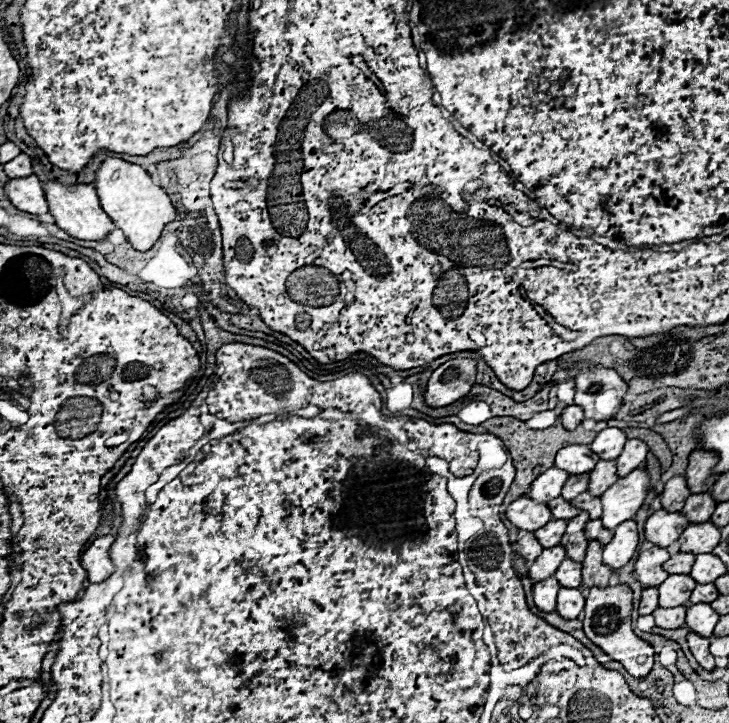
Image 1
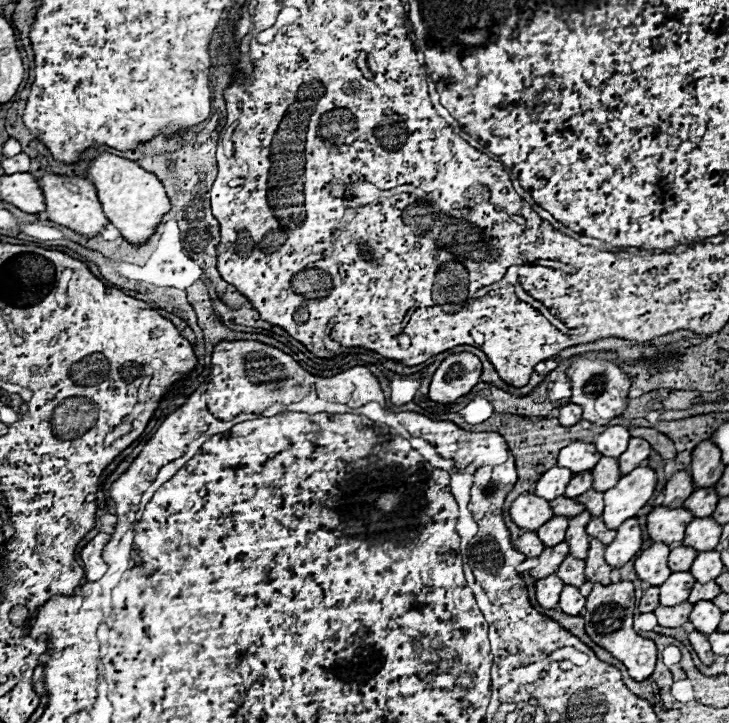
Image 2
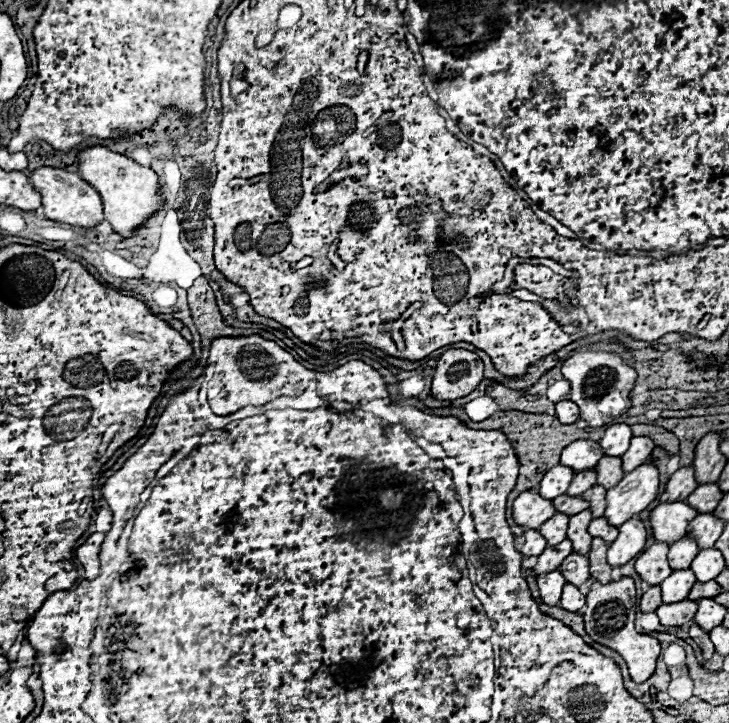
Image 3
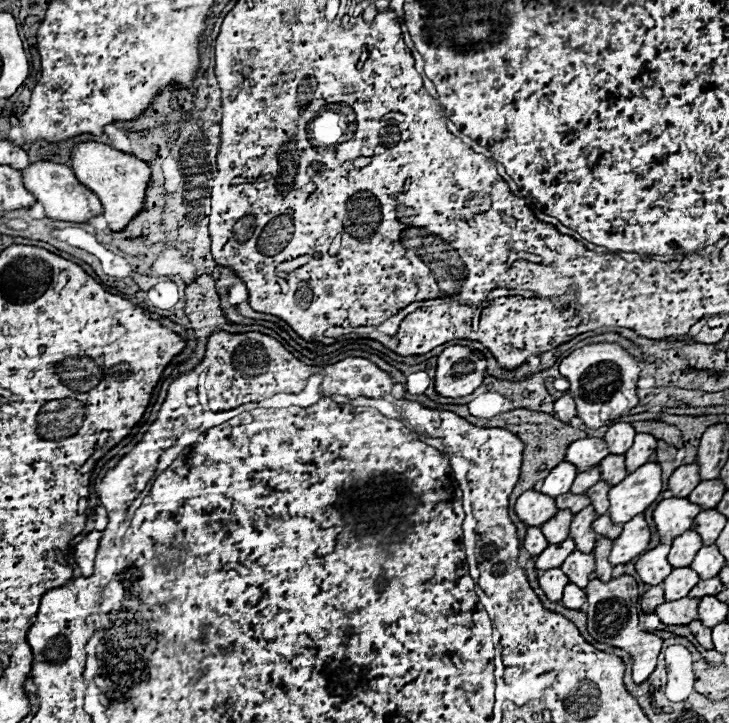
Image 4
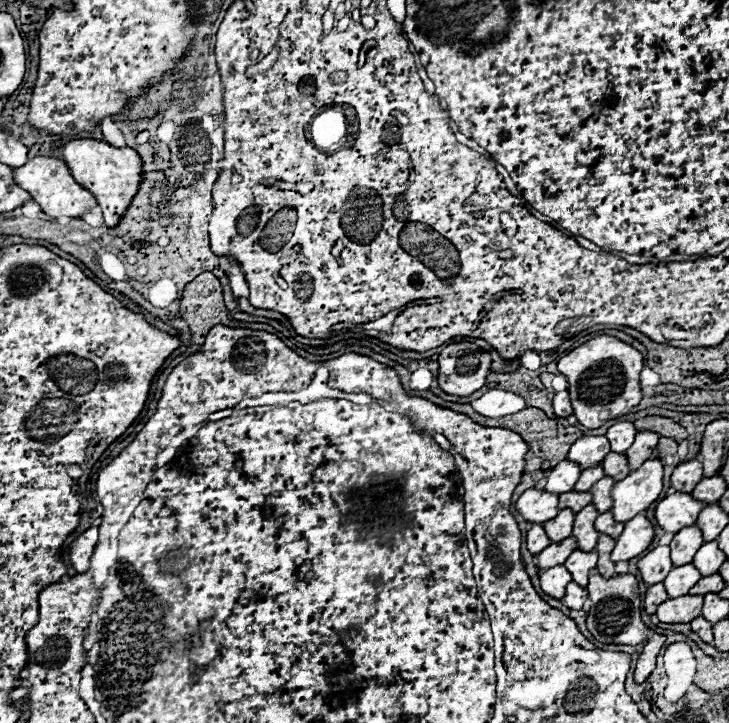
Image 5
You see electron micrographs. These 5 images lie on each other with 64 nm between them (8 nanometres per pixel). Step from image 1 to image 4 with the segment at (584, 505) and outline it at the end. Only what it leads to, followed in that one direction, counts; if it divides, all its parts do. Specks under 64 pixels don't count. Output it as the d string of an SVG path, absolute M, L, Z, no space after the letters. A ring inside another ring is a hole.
M600 480L596 486L592 486L592 490L588 490L586 492L586 496L592 500L592 506L596 508L596 514L606 514L608 512L608 490L610 490L610 486L604 482L604 480Z

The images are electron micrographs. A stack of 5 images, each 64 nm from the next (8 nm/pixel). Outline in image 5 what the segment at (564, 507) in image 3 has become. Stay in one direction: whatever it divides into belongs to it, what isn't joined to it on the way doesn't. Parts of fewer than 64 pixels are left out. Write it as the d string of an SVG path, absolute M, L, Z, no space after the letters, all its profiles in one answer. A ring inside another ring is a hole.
M568 492L568 494L560 494L560 508L570 508L574 512L580 512L584 506L588 506L592 502L592 494L576 494L576 492Z

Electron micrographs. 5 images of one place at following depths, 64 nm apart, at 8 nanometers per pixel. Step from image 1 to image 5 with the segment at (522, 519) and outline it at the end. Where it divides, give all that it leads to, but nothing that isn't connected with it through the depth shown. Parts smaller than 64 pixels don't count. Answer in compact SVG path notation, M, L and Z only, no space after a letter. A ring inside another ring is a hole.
M530 488L518 498L516 508L528 522L544 524L560 512L556 502L558 502L558 494L548 494L546 490Z

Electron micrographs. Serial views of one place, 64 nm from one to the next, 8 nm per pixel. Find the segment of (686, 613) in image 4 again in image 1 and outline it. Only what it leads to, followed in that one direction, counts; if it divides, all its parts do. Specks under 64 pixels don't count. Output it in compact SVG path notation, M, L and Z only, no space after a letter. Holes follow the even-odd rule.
M676 606L676 608L656 608L654 612L656 618L656 626L660 628L682 628L686 622L686 606Z

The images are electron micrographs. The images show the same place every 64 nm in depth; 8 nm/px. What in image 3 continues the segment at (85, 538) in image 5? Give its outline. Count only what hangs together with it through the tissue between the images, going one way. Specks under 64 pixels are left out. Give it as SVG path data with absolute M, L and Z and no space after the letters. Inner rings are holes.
M94 532L78 550L76 550L76 558L80 560L80 564L84 566L86 572L86 580L92 580L100 574L100 564L98 564L98 552L100 552L100 544L104 540L104 532Z

